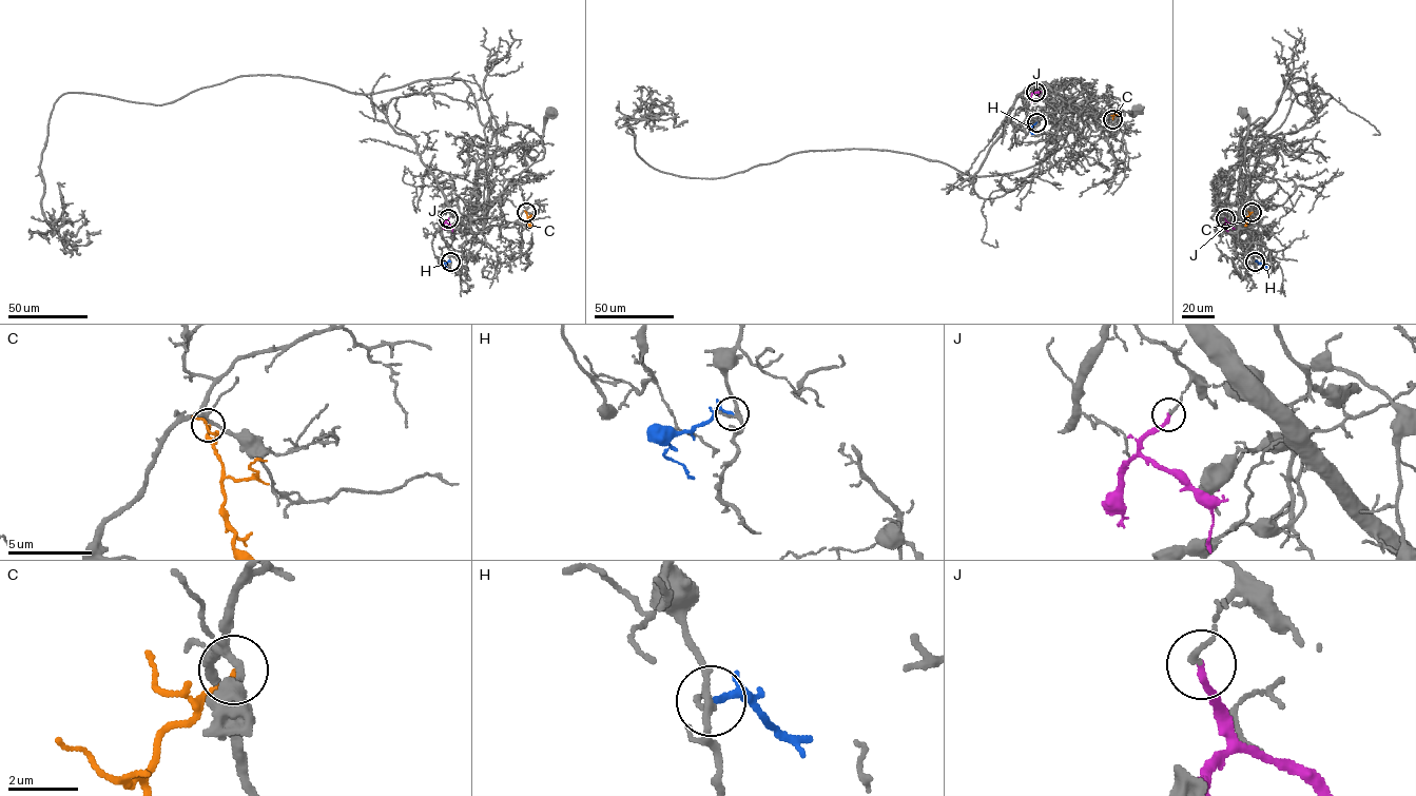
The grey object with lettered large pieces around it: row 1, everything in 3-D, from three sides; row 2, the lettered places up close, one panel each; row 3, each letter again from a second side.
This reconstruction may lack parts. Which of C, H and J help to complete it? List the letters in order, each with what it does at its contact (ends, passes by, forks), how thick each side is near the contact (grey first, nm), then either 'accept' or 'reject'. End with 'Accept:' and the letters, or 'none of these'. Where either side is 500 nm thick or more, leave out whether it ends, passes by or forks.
C: it ends there; 220 nm thick on the grey side, 190 nm on the other; reject
H: it ends there; 220 nm thick on the grey side, 180 nm on the other; reject
J: it ends there; 160 nm thick on the grey side, 200 nm on the other; reject
Accept: none of these

